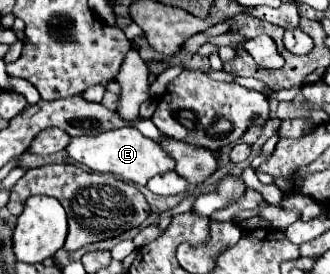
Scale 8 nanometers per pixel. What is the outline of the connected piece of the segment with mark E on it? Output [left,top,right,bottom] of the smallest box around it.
[67,127,175,185]

